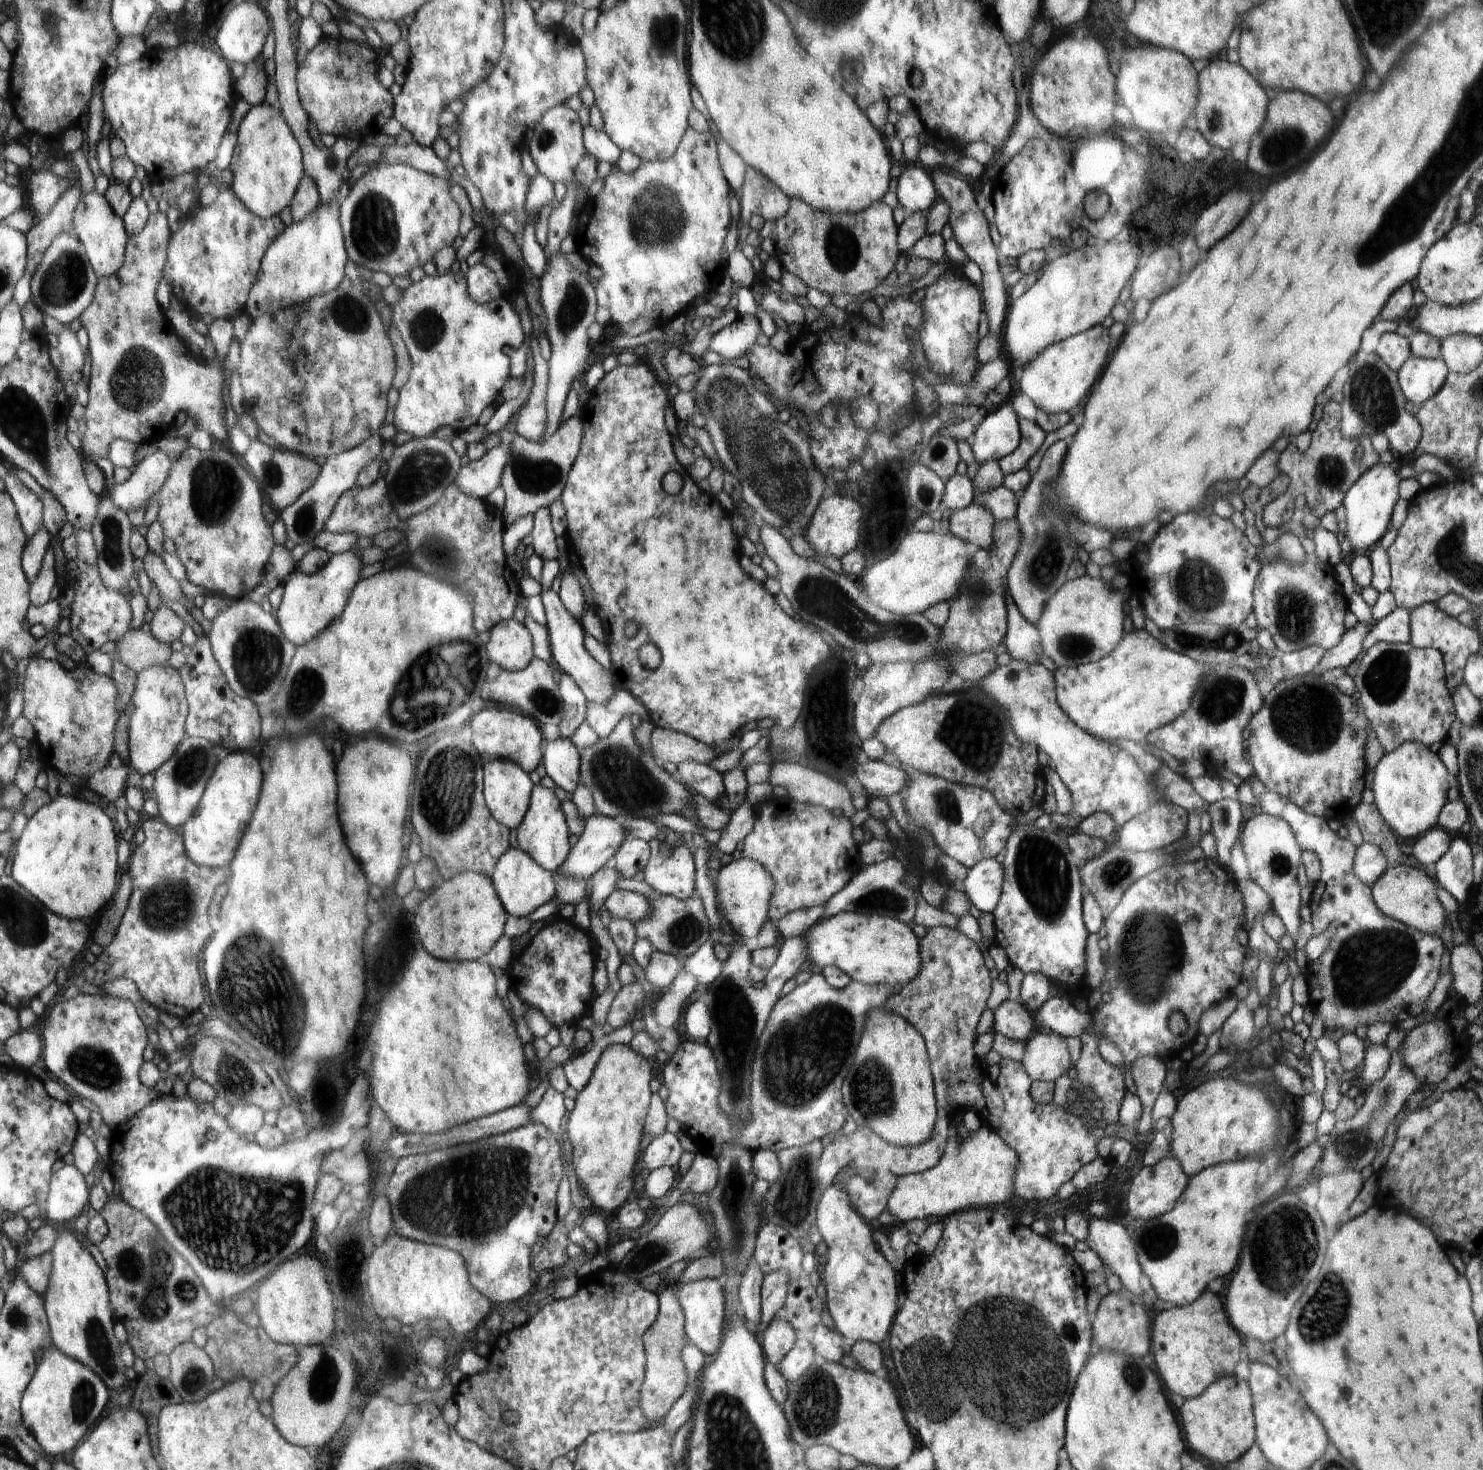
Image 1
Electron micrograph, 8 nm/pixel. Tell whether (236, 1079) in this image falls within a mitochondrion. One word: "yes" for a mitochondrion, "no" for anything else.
yes

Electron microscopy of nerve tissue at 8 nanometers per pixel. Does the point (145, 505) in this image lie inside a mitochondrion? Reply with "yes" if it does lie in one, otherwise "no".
no

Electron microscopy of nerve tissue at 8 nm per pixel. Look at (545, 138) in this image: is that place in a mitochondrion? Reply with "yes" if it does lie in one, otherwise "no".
yes

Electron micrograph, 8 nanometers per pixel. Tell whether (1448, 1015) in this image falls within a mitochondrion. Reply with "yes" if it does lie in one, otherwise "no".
no

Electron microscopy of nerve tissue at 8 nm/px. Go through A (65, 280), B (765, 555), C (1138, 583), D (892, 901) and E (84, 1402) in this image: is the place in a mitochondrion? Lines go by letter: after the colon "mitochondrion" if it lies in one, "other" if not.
A: mitochondrion
B: other
C: other
D: mitochondrion
E: mitochondrion

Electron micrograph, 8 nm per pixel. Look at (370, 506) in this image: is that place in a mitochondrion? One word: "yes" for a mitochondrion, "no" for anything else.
yes

